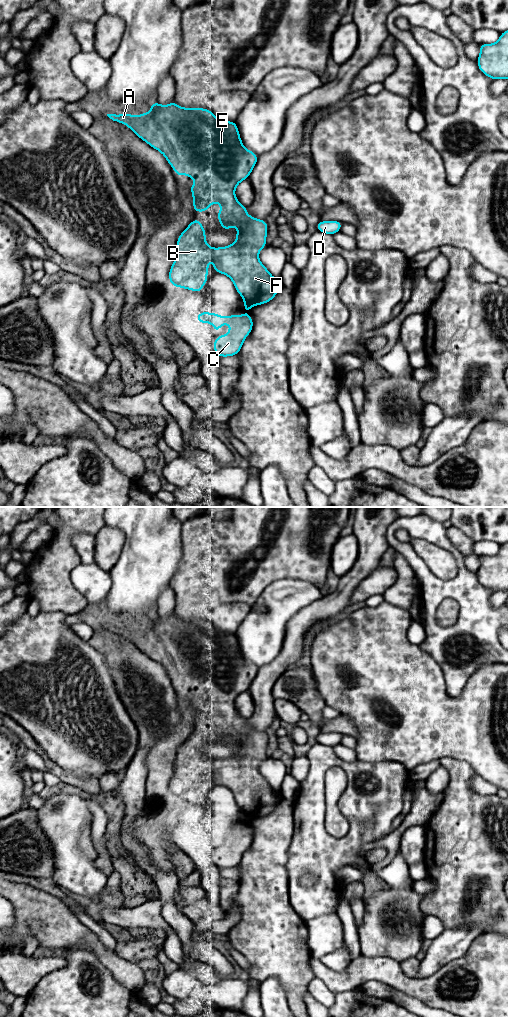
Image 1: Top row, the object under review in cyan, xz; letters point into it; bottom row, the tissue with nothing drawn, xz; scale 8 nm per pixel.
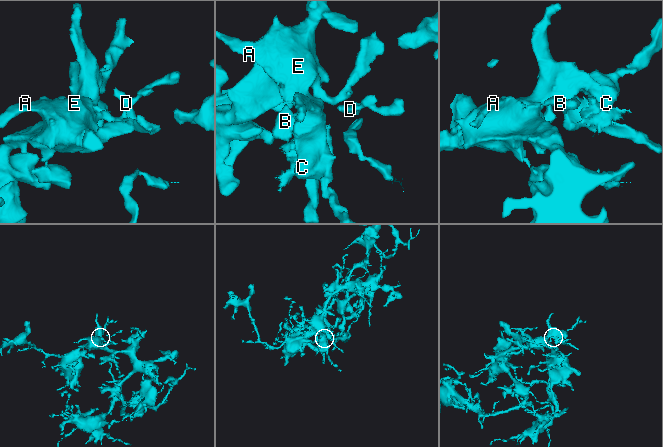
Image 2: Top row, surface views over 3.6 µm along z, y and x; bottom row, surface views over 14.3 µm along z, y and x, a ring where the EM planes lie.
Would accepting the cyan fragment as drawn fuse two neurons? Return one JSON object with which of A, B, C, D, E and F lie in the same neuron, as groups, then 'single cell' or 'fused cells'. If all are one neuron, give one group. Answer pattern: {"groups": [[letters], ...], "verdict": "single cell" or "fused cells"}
{"groups": [["A", "B", "C", "D", "E", "F"]], "verdict": "single cell"}

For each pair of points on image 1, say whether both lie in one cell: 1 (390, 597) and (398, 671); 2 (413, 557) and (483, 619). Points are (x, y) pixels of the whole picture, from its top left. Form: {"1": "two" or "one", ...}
{"1": "two", "2": "one"}

